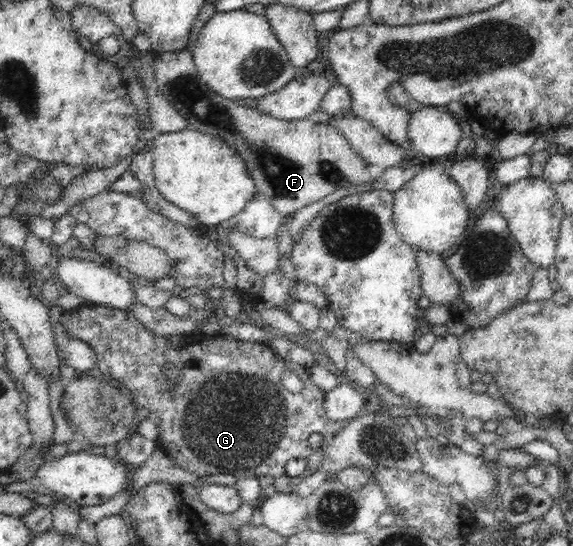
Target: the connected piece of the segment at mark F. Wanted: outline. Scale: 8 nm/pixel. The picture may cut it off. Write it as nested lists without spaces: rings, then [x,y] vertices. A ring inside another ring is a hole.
[[[186,48],[175,53],[156,53],[154,71],[160,95],[172,103],[174,109],[188,121],[190,128],[204,134],[218,136],[237,150],[258,192],[270,199],[276,211],[287,219],[298,210],[319,202],[318,200],[326,198],[332,192],[350,188],[350,186],[370,184],[376,180],[376,176],[370,174],[370,163],[354,151],[348,139],[336,129],[333,123],[316,123],[309,118],[280,120],[269,114],[260,113],[255,108],[235,104],[234,100],[220,96],[204,82],[204,79],[200,78],[192,50]]]

